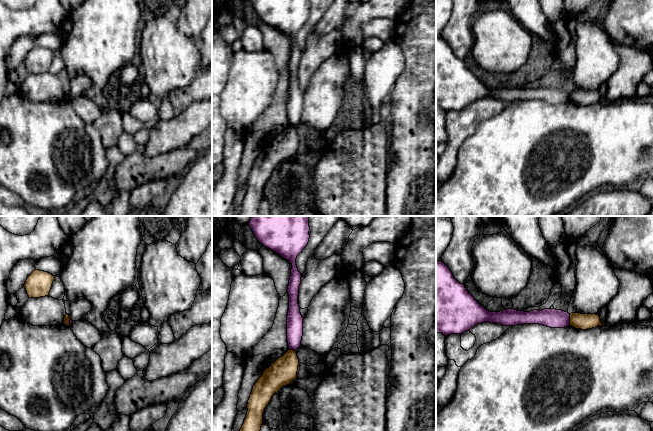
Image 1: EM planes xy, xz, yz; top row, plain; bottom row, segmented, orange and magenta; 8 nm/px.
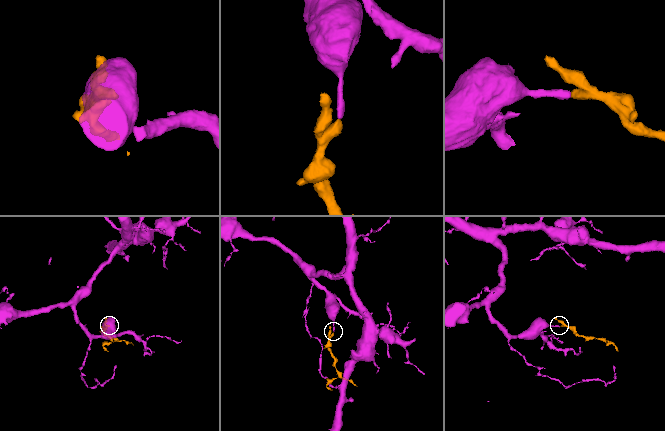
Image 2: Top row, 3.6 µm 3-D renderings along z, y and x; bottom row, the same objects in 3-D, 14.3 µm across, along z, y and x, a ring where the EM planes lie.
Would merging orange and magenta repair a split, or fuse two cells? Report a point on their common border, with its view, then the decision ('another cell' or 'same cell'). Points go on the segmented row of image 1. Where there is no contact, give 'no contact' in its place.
yz (570, 320) | another cell

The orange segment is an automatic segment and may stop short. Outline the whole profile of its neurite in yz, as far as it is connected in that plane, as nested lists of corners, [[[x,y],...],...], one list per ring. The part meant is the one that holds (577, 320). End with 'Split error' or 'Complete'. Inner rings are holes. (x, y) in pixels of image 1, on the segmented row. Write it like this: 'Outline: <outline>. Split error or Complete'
Outline: [[[571,313],[570,314],[570,326],[576,329],[592,329],[597,326],[603,326],[600,316],[596,314],[581,314]]]. Complete

